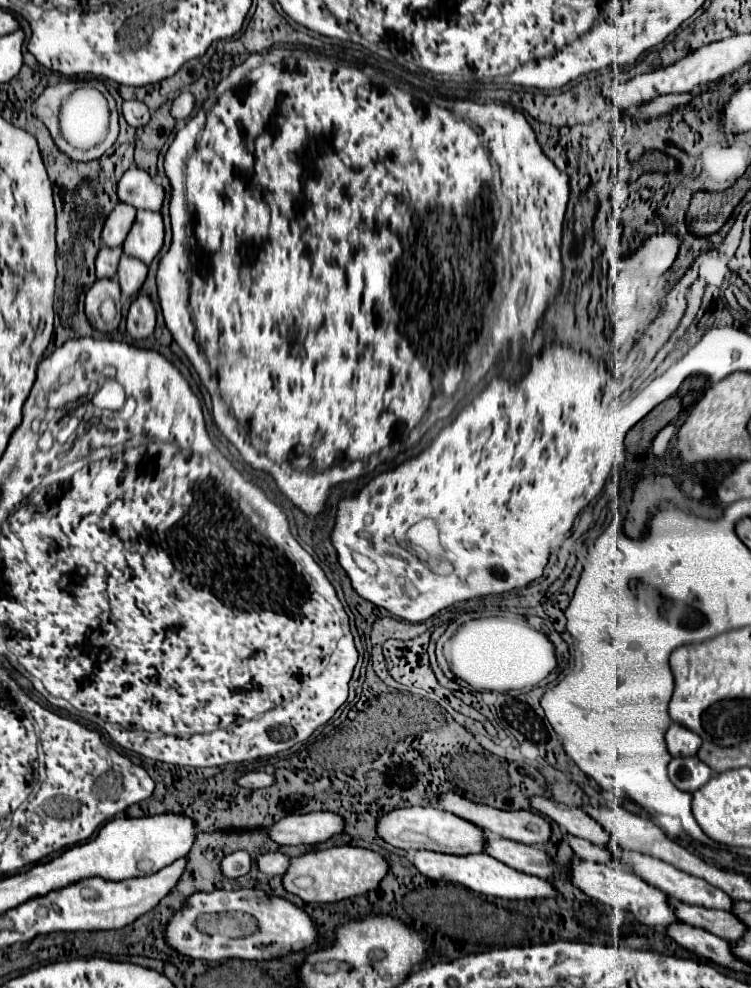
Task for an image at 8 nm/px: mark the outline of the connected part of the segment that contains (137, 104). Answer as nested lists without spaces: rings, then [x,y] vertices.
[[[124,101],[124,119],[132,127],[144,127],[150,121],[150,109],[142,101]]]

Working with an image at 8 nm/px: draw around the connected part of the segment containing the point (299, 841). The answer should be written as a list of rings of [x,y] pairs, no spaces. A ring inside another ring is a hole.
[[[330,811],[288,815],[268,831],[278,845],[318,845],[344,833],[344,819]]]

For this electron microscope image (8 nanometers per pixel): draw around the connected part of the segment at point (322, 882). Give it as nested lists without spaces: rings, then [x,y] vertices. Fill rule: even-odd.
[[[330,847],[290,859],[290,867],[284,875],[284,887],[306,903],[334,903],[376,889],[388,873],[388,859],[376,851],[362,847]]]

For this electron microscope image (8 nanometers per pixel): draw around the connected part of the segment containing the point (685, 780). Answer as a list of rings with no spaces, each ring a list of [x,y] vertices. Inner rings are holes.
[[[676,757],[668,765],[670,781],[680,789],[694,793],[712,777],[712,769],[698,757]]]

